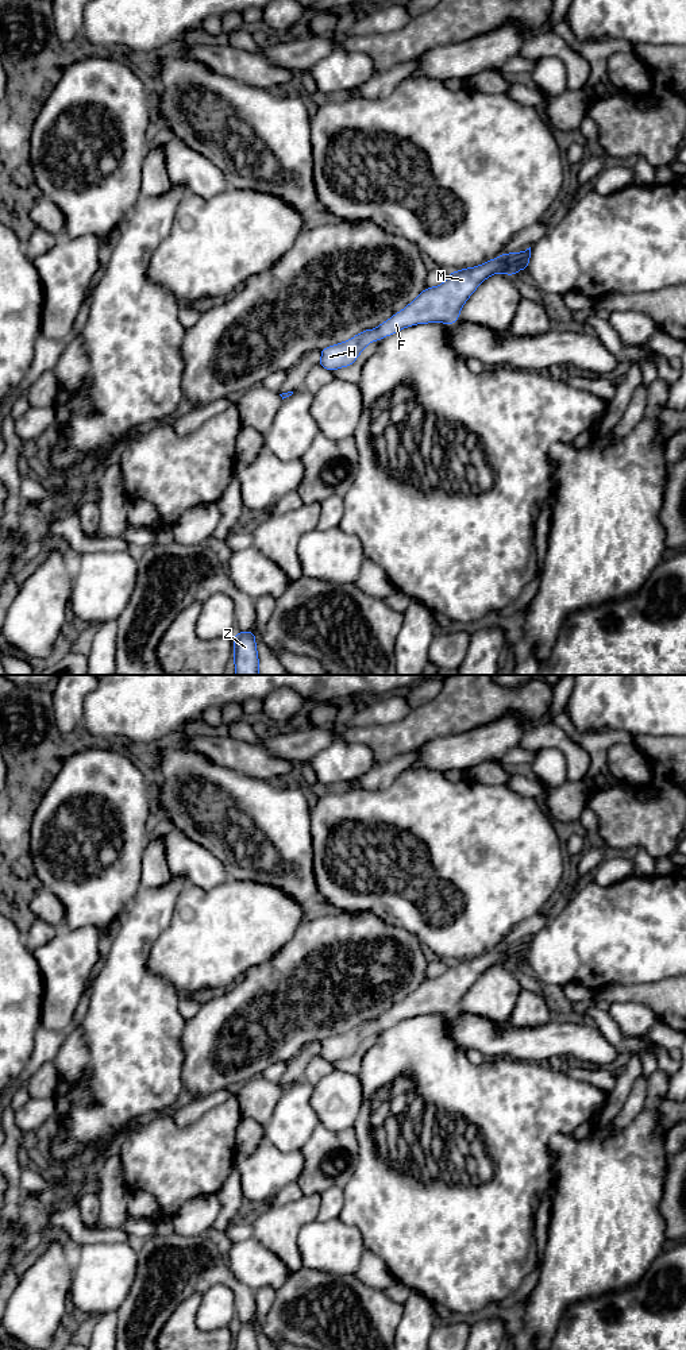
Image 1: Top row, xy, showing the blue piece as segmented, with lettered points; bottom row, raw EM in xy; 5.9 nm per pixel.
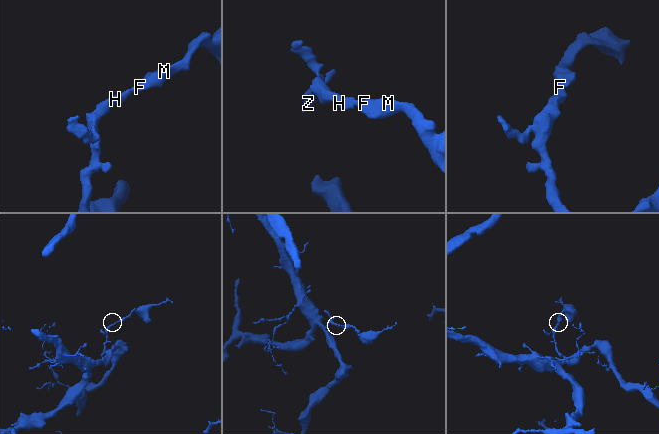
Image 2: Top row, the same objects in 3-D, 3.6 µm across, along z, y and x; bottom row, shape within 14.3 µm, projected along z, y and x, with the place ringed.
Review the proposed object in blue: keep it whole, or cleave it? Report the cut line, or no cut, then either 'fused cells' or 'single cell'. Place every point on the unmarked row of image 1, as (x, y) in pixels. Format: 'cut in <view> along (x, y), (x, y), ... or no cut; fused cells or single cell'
no cut; single cell

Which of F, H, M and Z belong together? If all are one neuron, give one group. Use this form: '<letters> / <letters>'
F H M Z

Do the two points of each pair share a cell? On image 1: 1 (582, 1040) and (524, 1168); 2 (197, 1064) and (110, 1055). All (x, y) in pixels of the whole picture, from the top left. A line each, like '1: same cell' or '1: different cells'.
1: different cells
2: different cells

